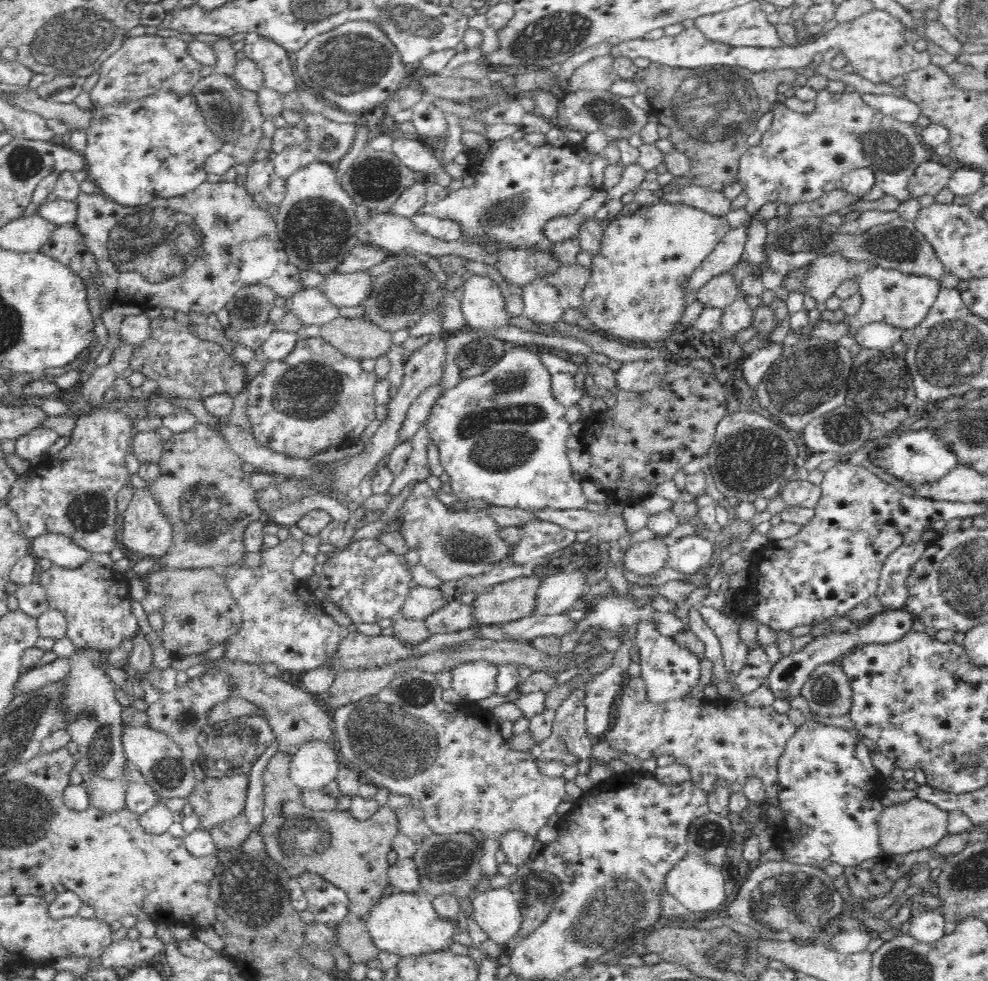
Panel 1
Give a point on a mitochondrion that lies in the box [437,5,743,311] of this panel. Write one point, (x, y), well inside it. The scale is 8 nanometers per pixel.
(550, 37)

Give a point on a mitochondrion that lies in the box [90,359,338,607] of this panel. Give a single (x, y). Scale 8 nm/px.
(206, 514)

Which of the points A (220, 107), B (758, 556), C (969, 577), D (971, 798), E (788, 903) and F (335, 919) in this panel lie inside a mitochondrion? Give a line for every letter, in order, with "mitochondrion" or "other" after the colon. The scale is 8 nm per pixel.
A: mitochondrion
B: other
C: mitochondrion
D: other
E: mitochondrion
F: other

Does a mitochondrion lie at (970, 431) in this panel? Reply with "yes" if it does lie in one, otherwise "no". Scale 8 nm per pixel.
yes

